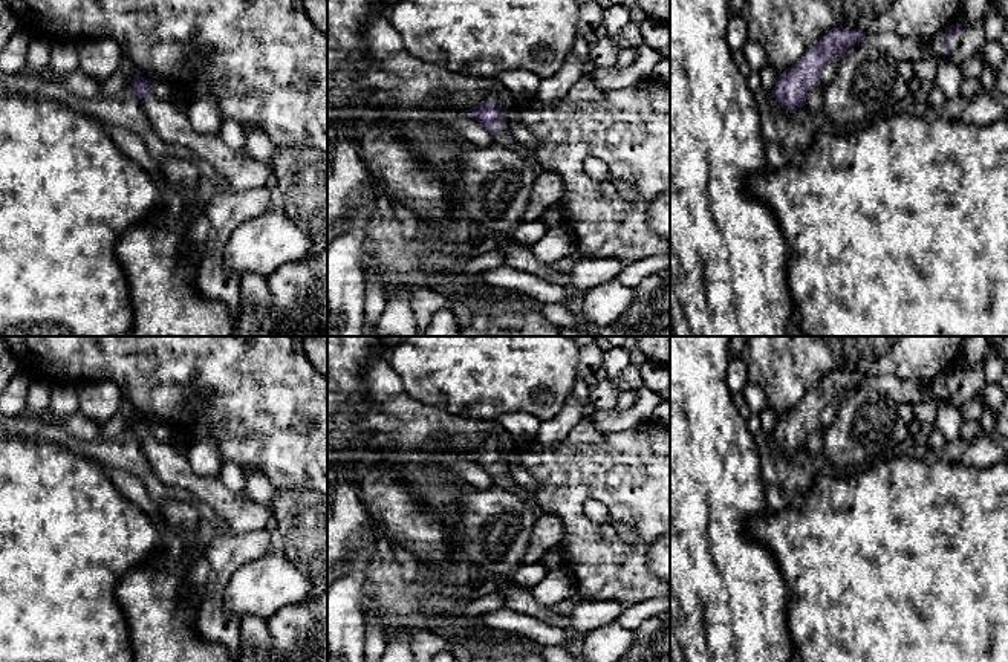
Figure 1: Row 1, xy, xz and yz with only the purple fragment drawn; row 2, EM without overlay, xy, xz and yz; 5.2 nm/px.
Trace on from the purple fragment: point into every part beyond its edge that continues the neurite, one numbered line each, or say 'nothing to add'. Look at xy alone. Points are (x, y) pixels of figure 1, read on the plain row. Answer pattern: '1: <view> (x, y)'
1: xy (237, 511)

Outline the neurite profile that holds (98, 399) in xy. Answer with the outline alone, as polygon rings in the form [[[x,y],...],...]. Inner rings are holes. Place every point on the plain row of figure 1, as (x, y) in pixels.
[[[113,381],[76,382],[80,411],[96,422],[106,422],[112,416],[128,408],[122,391]]]

